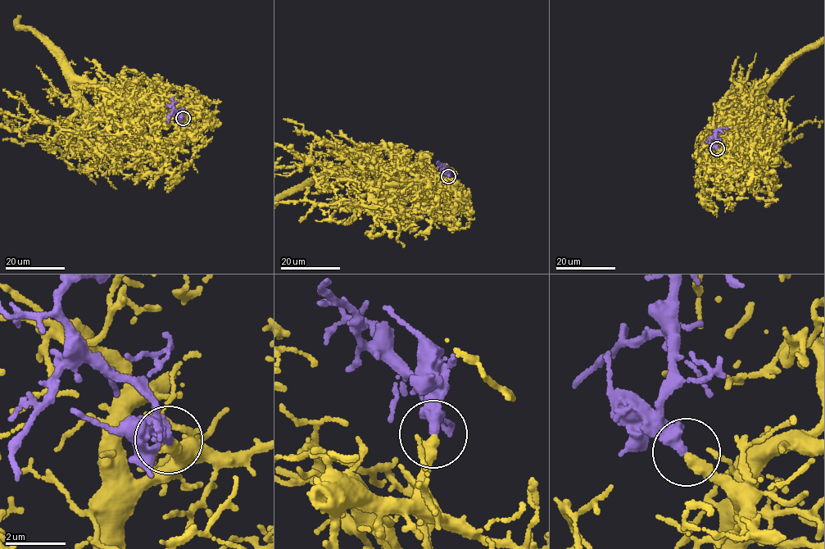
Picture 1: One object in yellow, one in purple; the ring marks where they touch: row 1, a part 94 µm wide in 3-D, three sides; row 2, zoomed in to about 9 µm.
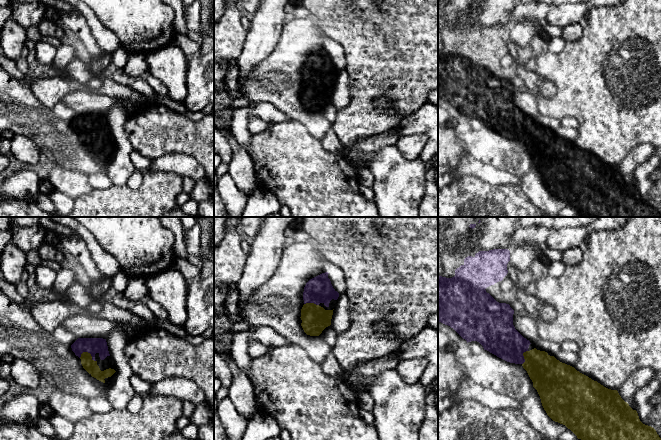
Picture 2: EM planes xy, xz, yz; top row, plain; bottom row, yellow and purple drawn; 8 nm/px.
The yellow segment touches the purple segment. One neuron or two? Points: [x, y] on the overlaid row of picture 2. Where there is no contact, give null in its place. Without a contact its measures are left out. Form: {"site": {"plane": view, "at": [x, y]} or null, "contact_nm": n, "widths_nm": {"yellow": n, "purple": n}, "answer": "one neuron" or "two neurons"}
{"site": {"plane": "xy", "at": [89, 353]}, "contact_nm": 140, "widths_nm": {"yellow": 100, "purple": 130}, "answer": "one neuron"}

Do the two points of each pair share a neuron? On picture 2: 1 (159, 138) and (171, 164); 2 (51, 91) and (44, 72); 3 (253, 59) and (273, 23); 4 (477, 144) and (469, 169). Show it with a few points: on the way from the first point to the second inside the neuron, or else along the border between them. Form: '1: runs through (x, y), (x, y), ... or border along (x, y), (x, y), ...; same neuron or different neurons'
1: border along (190, 155), (166, 153), (152, 160); different neurons
2: border along (56, 75), (37, 78); different neurons
3: runs through (255, 50), (264, 32); same neuron
4: border along (466, 154), (495, 167); different neurons

